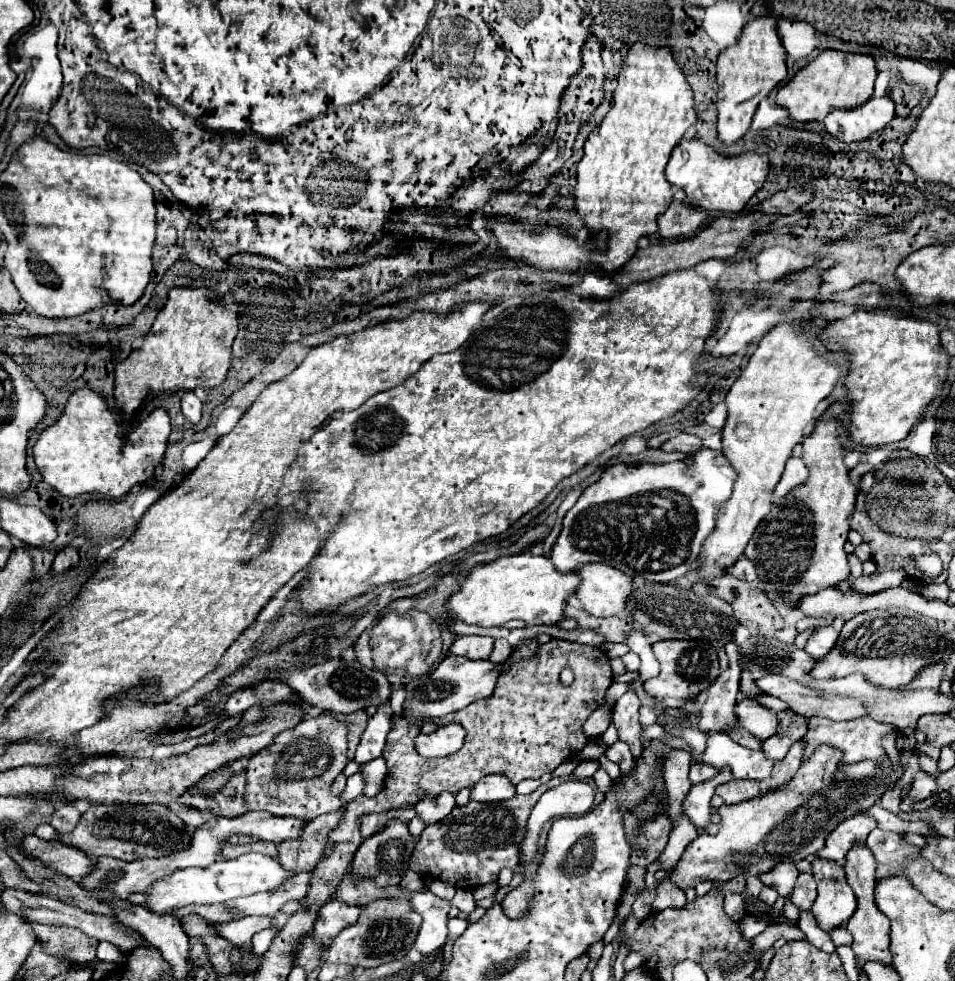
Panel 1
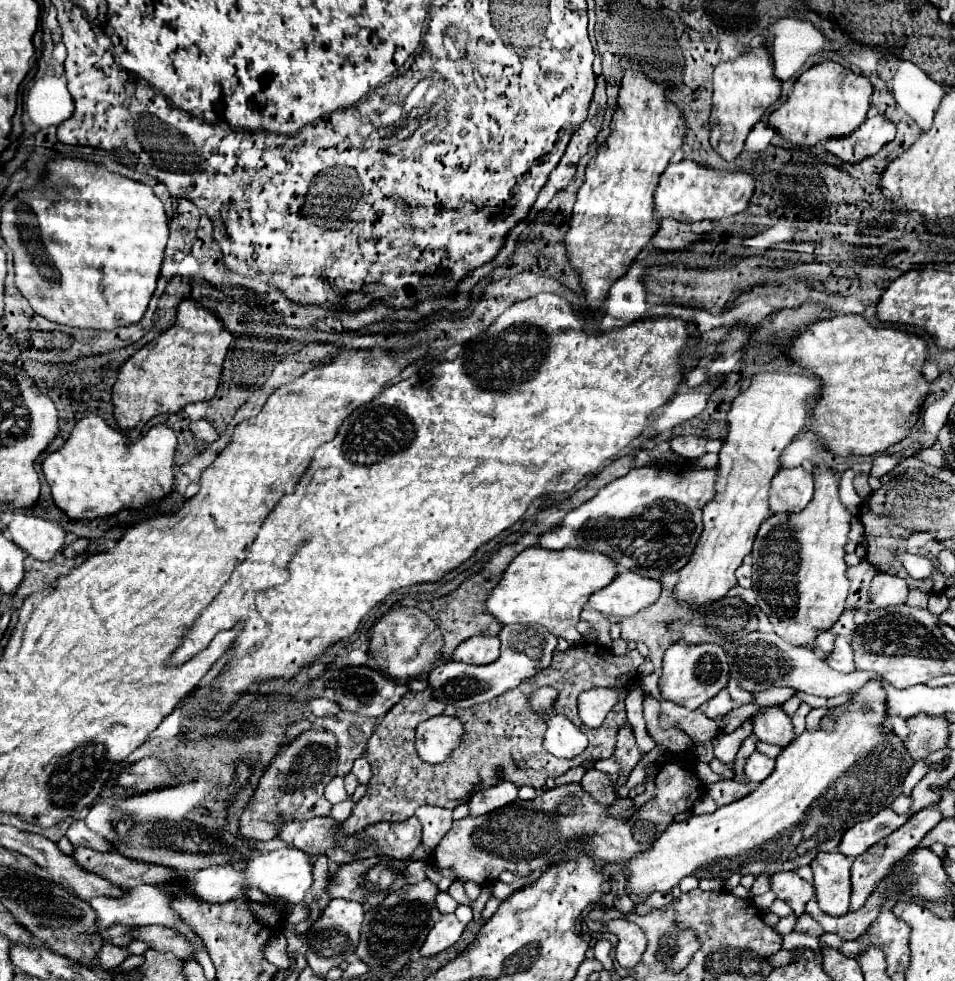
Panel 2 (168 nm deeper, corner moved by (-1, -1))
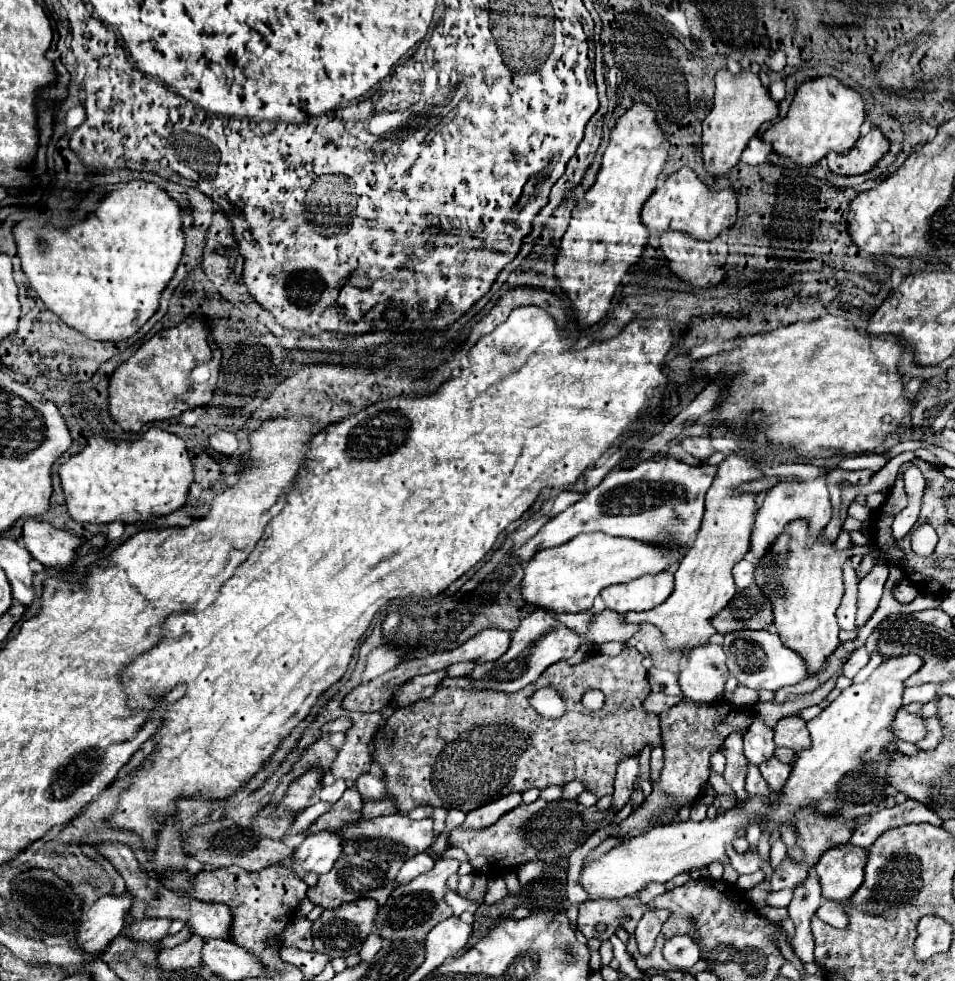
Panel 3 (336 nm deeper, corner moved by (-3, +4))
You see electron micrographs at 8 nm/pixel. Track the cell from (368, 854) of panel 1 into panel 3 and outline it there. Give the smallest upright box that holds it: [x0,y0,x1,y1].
[307,857,393,909]

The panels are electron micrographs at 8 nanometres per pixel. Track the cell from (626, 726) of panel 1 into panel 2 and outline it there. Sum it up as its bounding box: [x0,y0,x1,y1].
[615,726,641,778]

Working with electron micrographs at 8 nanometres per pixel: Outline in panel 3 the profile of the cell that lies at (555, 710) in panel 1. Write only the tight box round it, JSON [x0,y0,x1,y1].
[373,645,661,813]

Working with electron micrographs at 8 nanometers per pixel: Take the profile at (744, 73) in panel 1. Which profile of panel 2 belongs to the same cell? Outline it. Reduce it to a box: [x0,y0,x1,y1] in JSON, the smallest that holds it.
[709,46,781,160]

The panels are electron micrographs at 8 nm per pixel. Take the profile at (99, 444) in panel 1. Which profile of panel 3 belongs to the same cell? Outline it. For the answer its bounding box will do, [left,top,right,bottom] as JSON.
[59,427,193,523]

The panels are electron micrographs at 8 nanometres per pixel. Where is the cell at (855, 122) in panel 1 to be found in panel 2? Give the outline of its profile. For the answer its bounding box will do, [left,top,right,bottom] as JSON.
[825,114,895,164]

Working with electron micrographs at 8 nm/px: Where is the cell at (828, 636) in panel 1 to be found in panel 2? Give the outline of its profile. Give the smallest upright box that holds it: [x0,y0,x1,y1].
[827,636,855,674]

